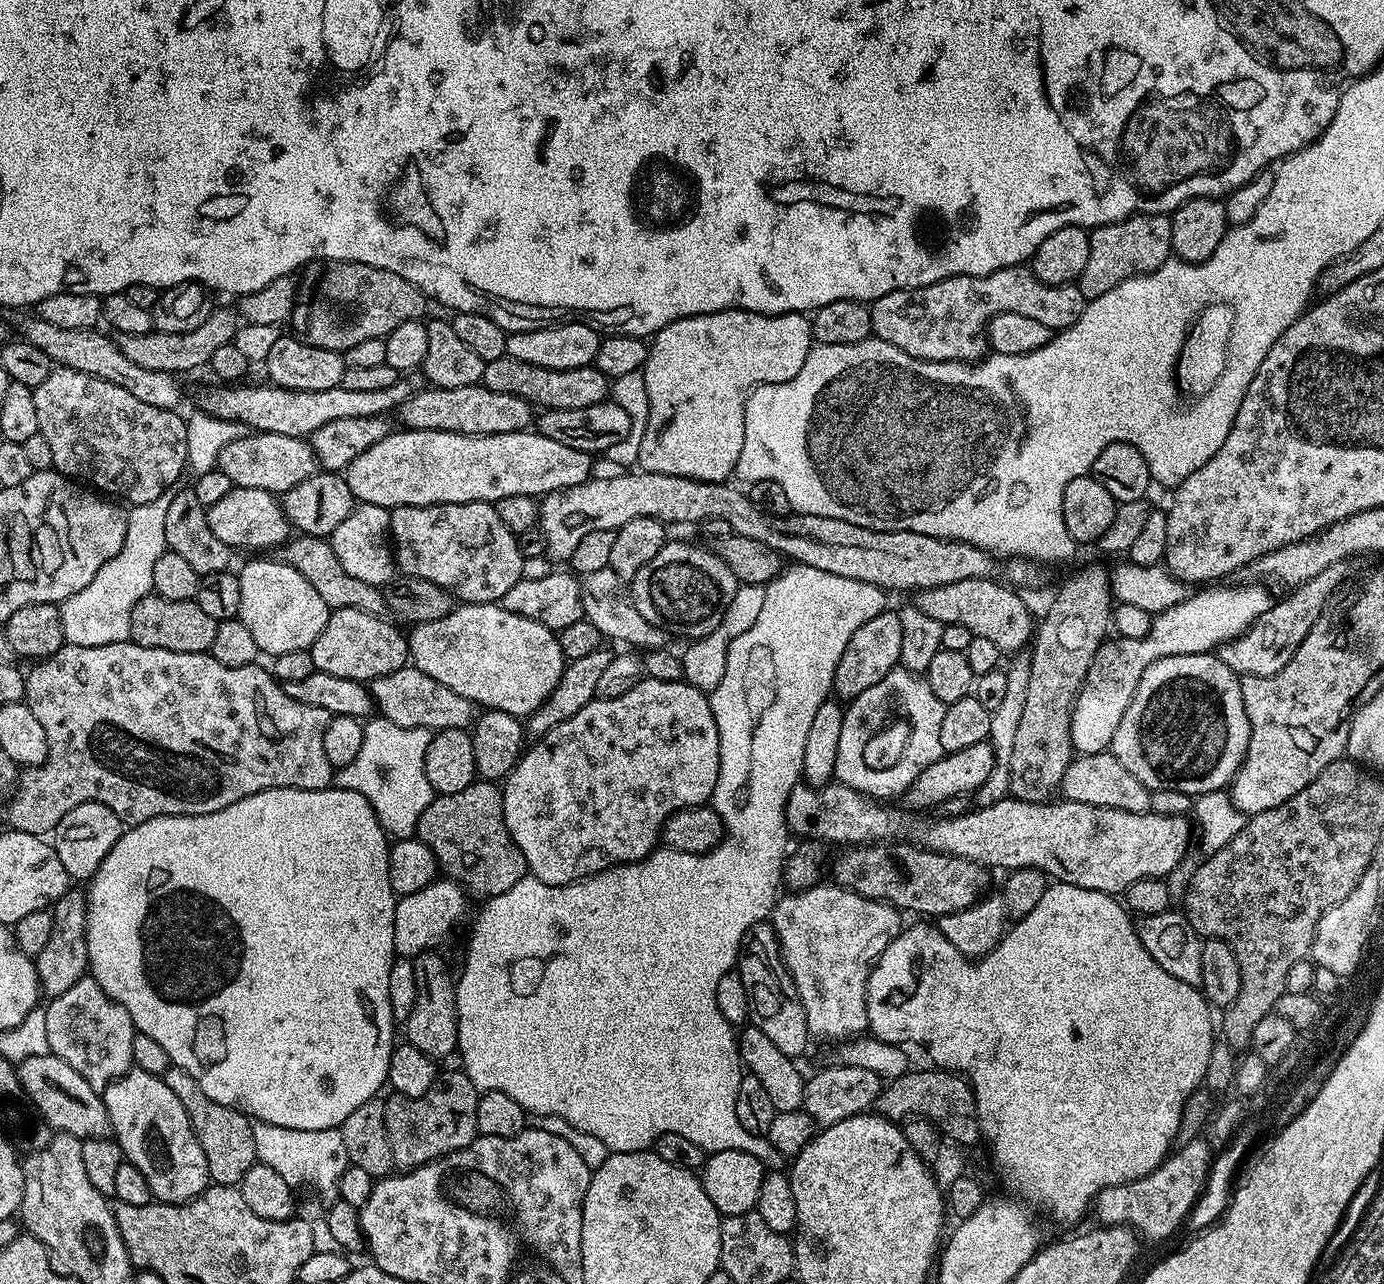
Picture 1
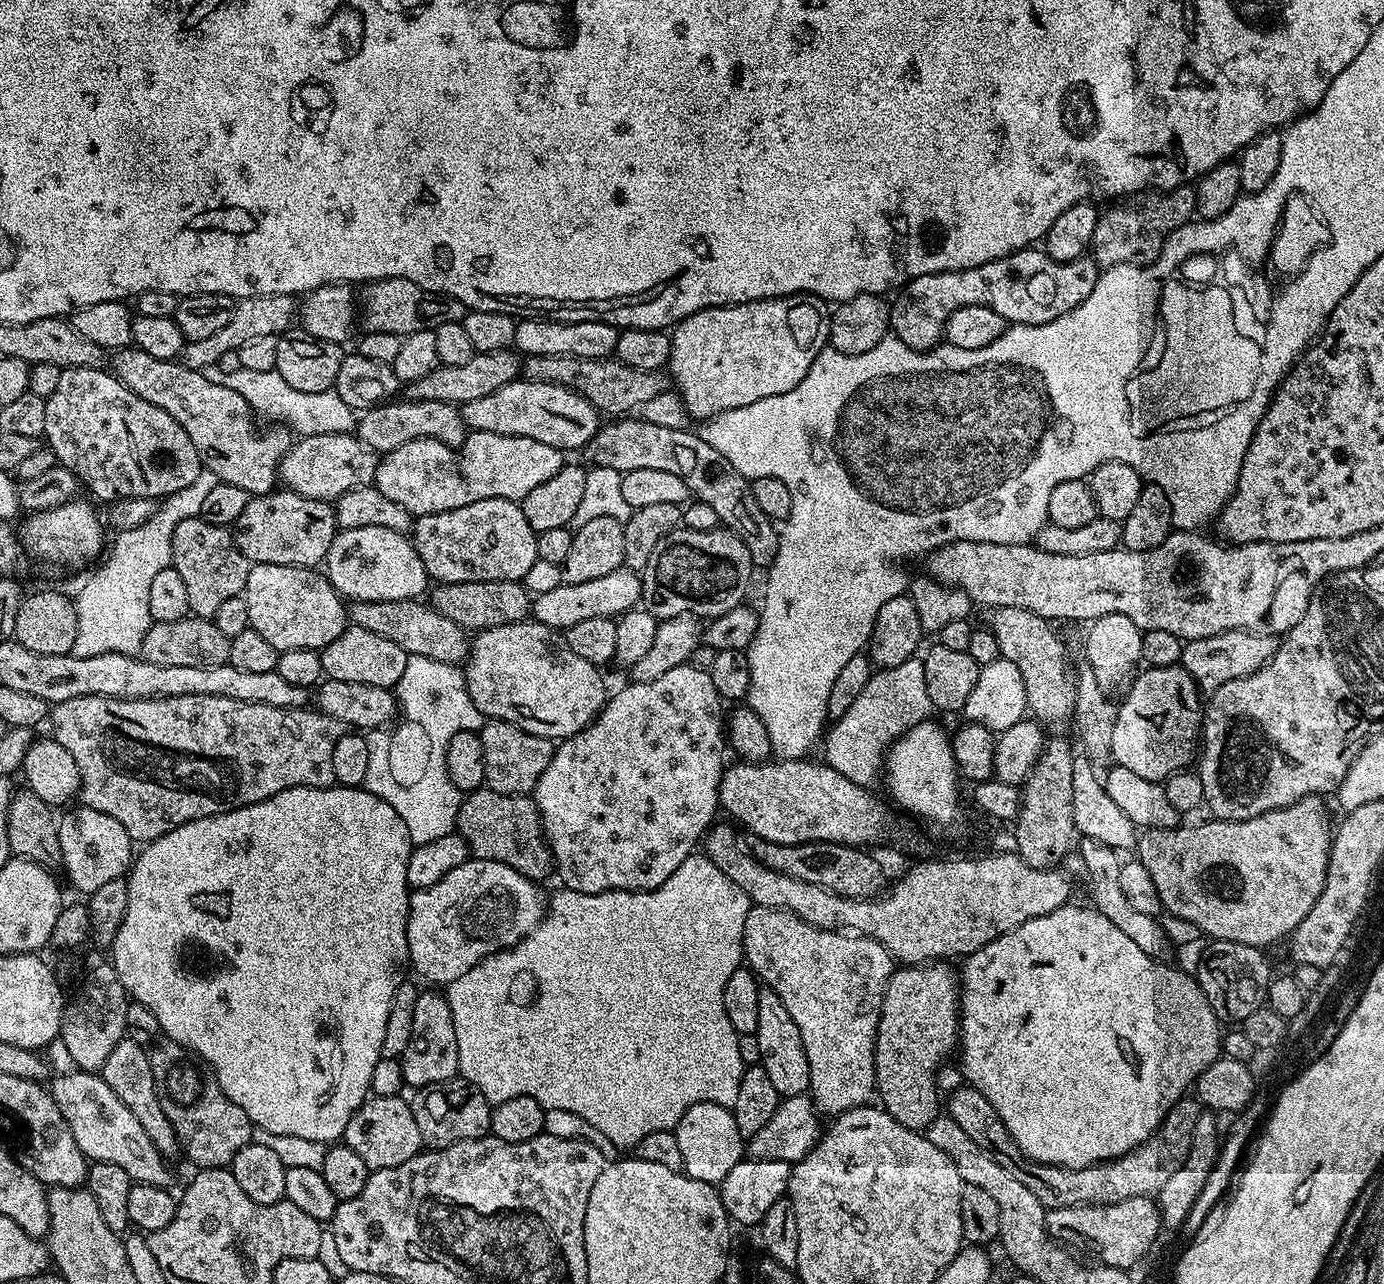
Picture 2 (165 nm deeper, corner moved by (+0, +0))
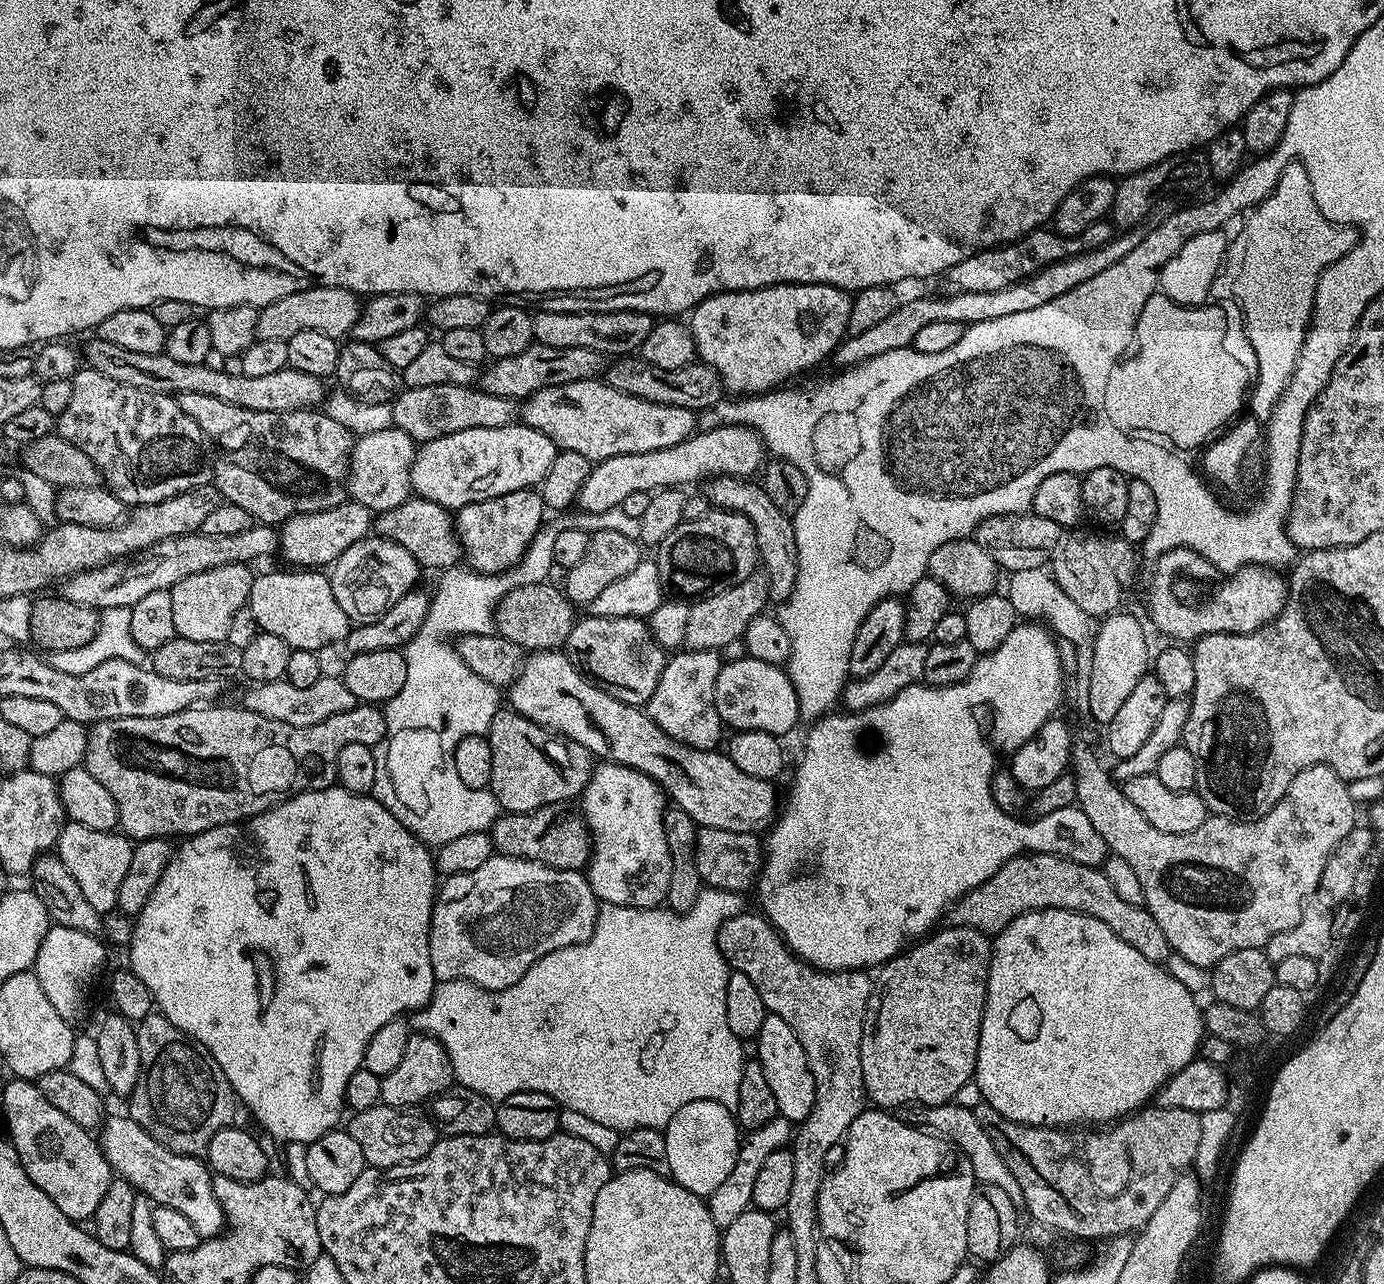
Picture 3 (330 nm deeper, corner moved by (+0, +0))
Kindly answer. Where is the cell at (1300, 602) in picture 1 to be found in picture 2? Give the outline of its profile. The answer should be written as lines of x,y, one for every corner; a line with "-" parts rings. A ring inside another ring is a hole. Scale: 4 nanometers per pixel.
1236,629
1233,632
1214,634
1210,638
1187,641
1180,650
1180,664
1192,675
1201,693
1211,694
1218,686
1234,678
1248,677
1256,673
1262,665
1272,660
1278,648
1279,639
1275,636
1256,635

